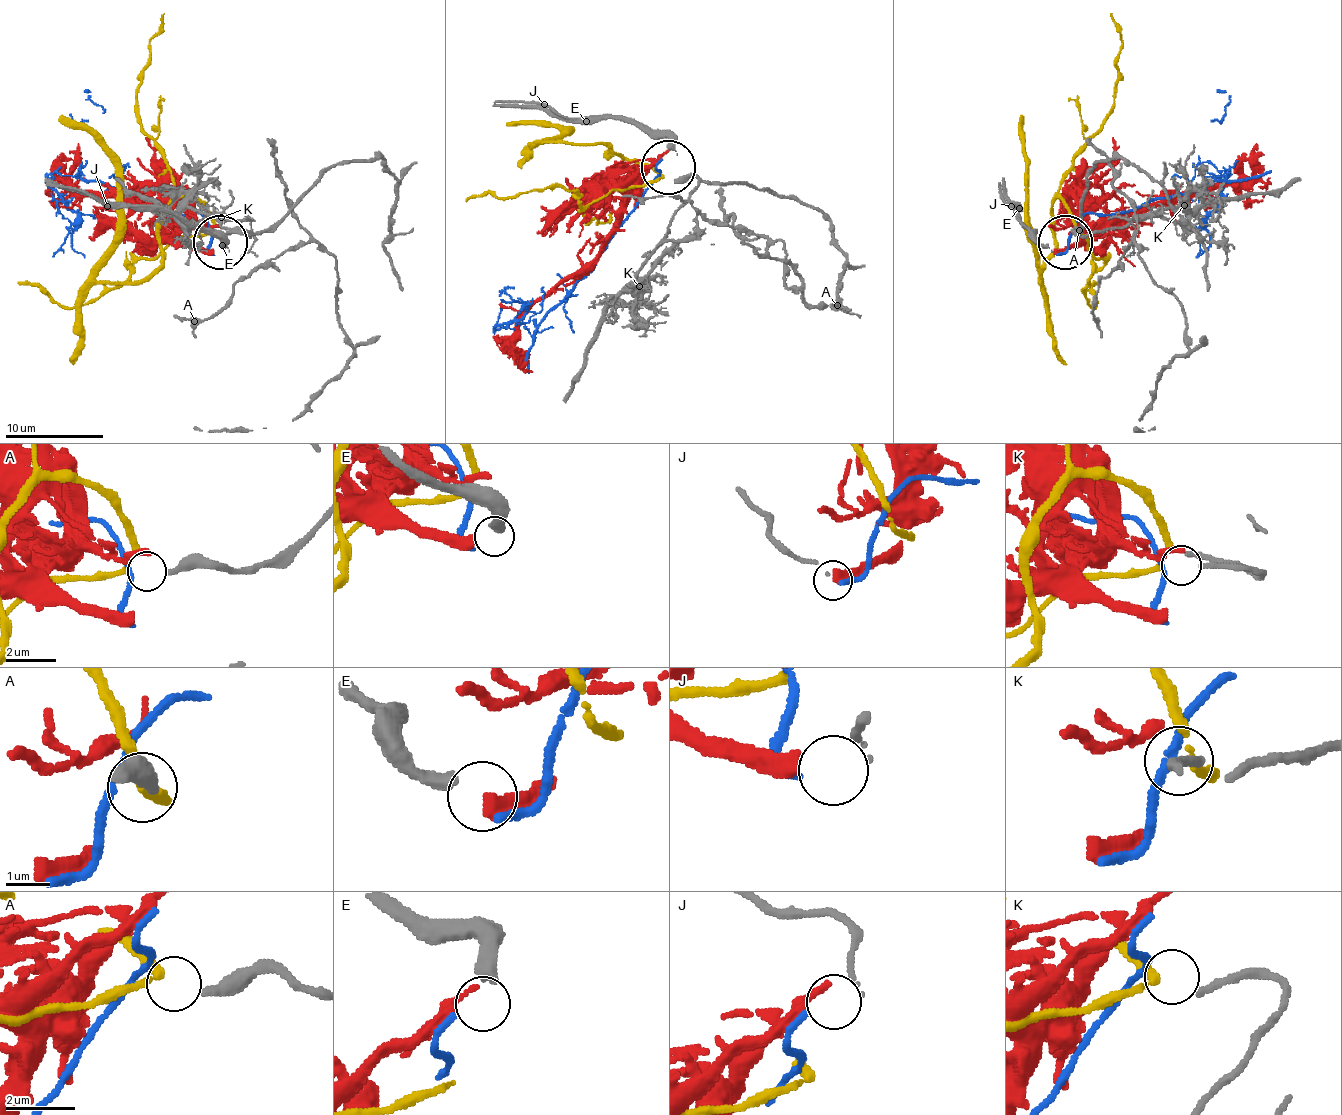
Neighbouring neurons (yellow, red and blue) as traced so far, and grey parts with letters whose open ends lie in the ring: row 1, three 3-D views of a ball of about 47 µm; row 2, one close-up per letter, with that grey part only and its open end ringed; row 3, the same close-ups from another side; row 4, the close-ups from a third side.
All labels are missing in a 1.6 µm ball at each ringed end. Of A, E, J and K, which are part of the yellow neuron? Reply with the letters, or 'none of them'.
A

